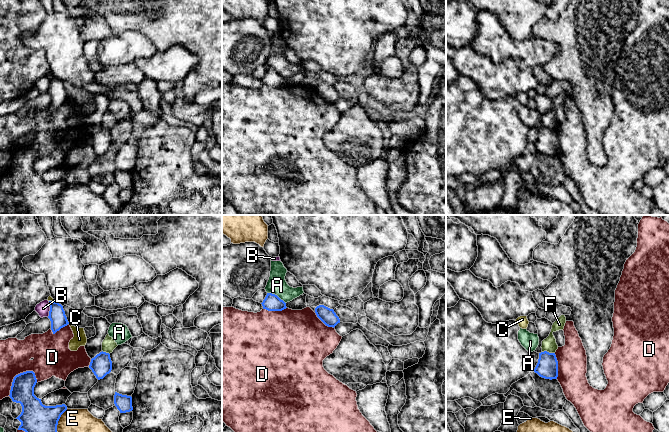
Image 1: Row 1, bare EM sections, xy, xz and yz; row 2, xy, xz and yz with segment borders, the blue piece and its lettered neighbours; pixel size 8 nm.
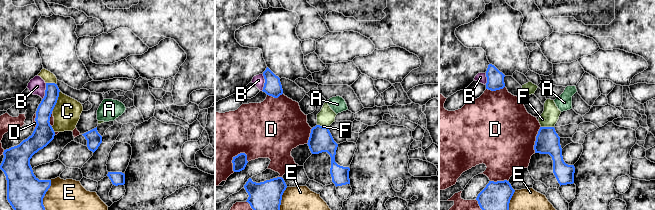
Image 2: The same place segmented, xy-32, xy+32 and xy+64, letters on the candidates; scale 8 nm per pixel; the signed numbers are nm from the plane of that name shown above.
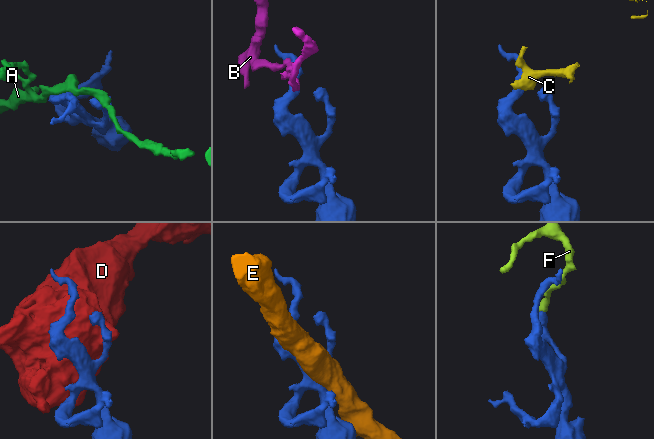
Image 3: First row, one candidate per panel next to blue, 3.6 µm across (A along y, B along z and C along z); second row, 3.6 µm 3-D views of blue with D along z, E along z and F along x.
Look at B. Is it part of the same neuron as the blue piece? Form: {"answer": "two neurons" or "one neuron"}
{"answer": "two neurons"}

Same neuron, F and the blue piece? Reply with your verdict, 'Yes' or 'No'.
No

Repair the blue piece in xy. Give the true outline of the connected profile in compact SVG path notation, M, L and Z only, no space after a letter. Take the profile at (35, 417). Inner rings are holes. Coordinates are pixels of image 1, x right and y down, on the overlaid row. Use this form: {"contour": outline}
{"contour": "M26 371L13 379L10 398L22 406L21 414L16 418L21 422L18 430L25 432L57 432L61 415L67 410L65 404L45 406L41 399L34 395L37 383L35 373Z"}

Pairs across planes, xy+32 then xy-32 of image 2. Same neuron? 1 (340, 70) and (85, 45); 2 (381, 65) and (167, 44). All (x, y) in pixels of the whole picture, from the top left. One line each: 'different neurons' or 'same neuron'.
1: same neuron
2: same neuron

